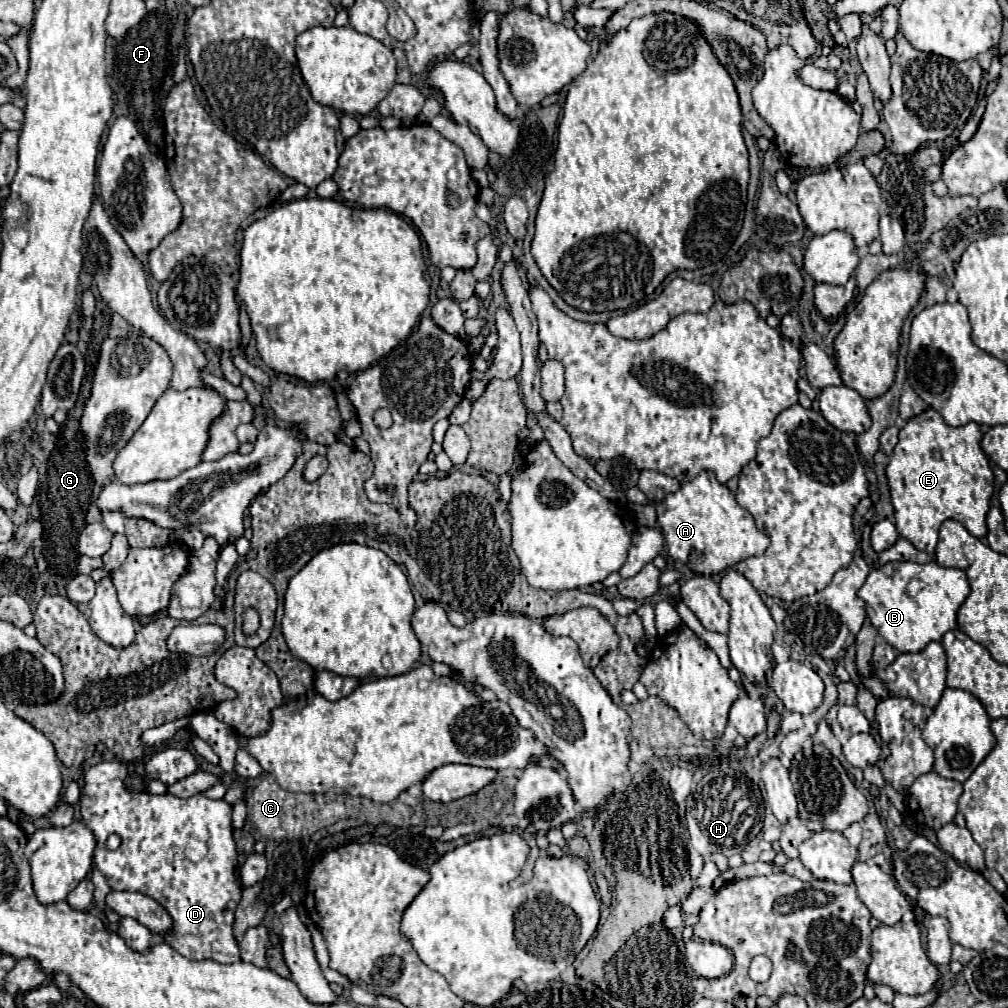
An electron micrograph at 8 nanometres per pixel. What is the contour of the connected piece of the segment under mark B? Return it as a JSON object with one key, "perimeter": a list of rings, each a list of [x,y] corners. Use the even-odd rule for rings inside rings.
{"perimeter":[[[893,562],[867,576],[863,588],[859,590],[859,598],[865,600],[867,616],[879,636],[899,652],[915,654],[929,642],[939,642],[945,632],[957,628],[957,612],[969,592],[971,586],[967,574],[959,568],[945,568],[937,562]],[[913,578],[919,578],[925,584],[925,588],[915,596],[907,594],[907,584]]]}

